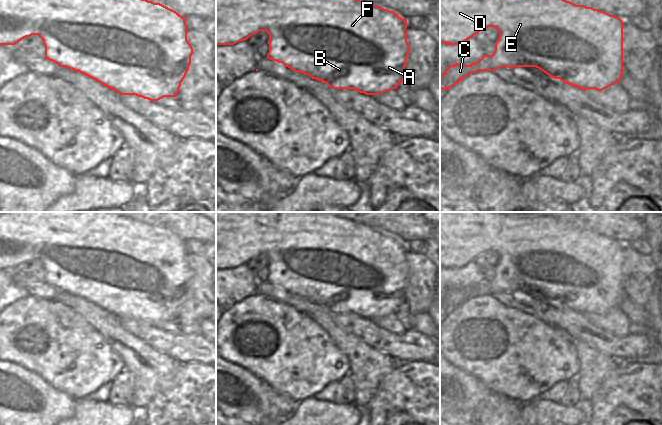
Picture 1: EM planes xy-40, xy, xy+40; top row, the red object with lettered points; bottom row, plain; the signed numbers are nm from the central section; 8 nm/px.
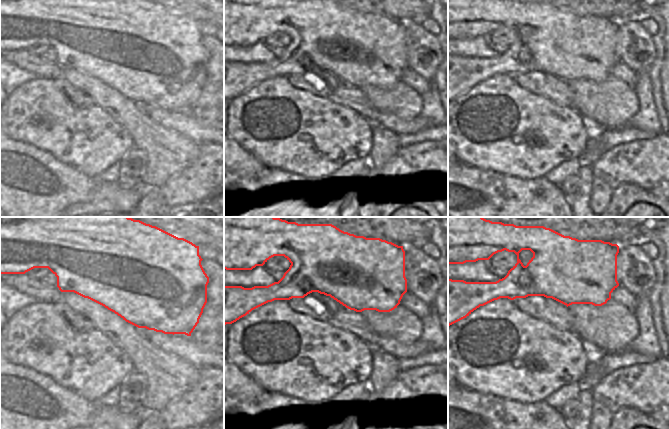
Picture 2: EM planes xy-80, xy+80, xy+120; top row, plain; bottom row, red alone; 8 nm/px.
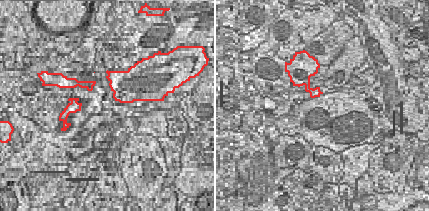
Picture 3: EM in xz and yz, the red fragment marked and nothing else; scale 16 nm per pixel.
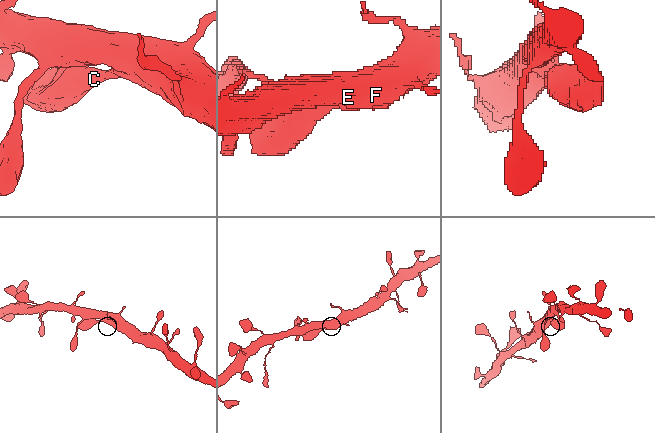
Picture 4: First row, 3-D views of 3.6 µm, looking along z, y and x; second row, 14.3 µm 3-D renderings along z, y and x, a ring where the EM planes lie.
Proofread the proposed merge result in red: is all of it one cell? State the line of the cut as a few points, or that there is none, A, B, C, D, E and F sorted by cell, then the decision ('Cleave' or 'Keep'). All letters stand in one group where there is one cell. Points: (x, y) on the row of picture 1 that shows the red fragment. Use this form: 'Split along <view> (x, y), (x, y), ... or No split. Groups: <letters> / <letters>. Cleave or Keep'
No split. Groups: A B C D E F. Keep.

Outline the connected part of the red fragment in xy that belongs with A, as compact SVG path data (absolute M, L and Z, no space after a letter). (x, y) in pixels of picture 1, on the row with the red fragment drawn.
M216 0L216 45L234 45L260 31L266 31L269 34L268 59L282 63L291 70L304 73L312 79L322 81L331 89L354 89L373 96L397 89L397 86L405 79L405 66L409 54L409 44L405 32L407 26L407 19L402 19L394 11L362 0Z

